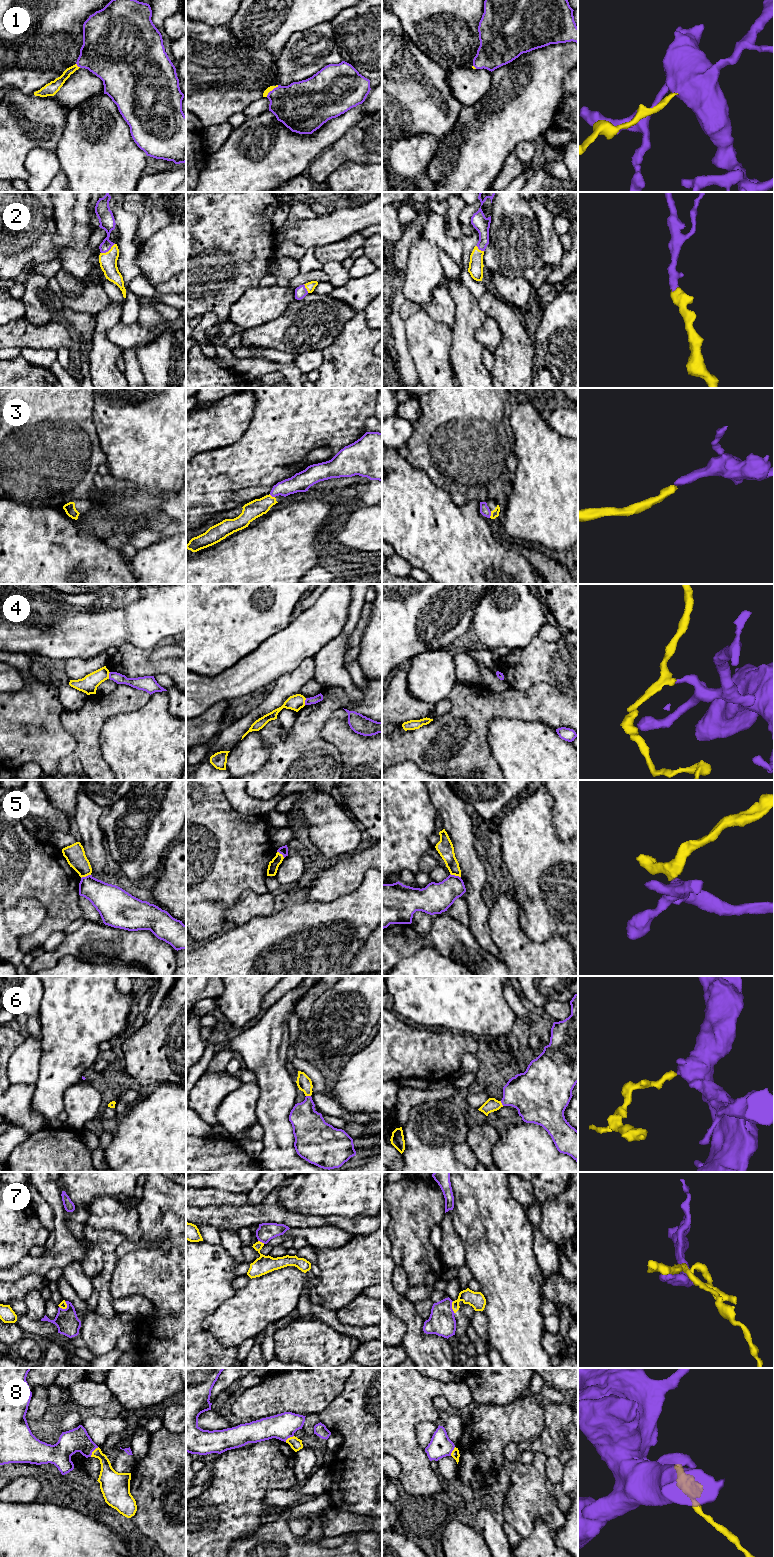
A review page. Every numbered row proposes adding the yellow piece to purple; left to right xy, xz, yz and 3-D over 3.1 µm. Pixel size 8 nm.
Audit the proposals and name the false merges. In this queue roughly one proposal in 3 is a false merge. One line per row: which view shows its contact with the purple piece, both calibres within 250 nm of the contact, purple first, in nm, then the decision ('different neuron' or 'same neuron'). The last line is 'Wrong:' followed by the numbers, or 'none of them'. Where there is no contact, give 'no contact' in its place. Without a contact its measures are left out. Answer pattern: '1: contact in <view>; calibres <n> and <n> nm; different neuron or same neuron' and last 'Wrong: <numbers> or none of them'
1: contact in xz; calibres 380 and 40 nm; same neuron
2: contact in xy; calibres 130 and 140 nm; same neuron
3: contact in yz; calibres 80 and 60 nm; same neuron
4: contact in xy; calibres 100 and 140 nm; same neuron
5: contact in yz; calibres 240 and 130 nm; different neuron
6: contact in xz; calibres 280 and 120 nm; same neuron
7: contact in yz; calibres 220 and 130 nm; different neuron
8: contact in xy; calibres 190 and 150 nm; different neuron
Wrong: 5, 7, 8

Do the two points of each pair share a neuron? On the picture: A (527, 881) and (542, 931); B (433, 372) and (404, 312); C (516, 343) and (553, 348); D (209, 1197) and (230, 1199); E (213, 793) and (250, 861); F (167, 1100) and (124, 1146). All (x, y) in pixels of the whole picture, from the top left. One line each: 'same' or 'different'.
A: same
B: different
C: different
D: same
E: same
F: same

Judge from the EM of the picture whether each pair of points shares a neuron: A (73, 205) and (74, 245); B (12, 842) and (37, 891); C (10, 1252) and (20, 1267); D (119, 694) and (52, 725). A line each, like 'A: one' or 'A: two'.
A: one
B: one
C: two
D: two

